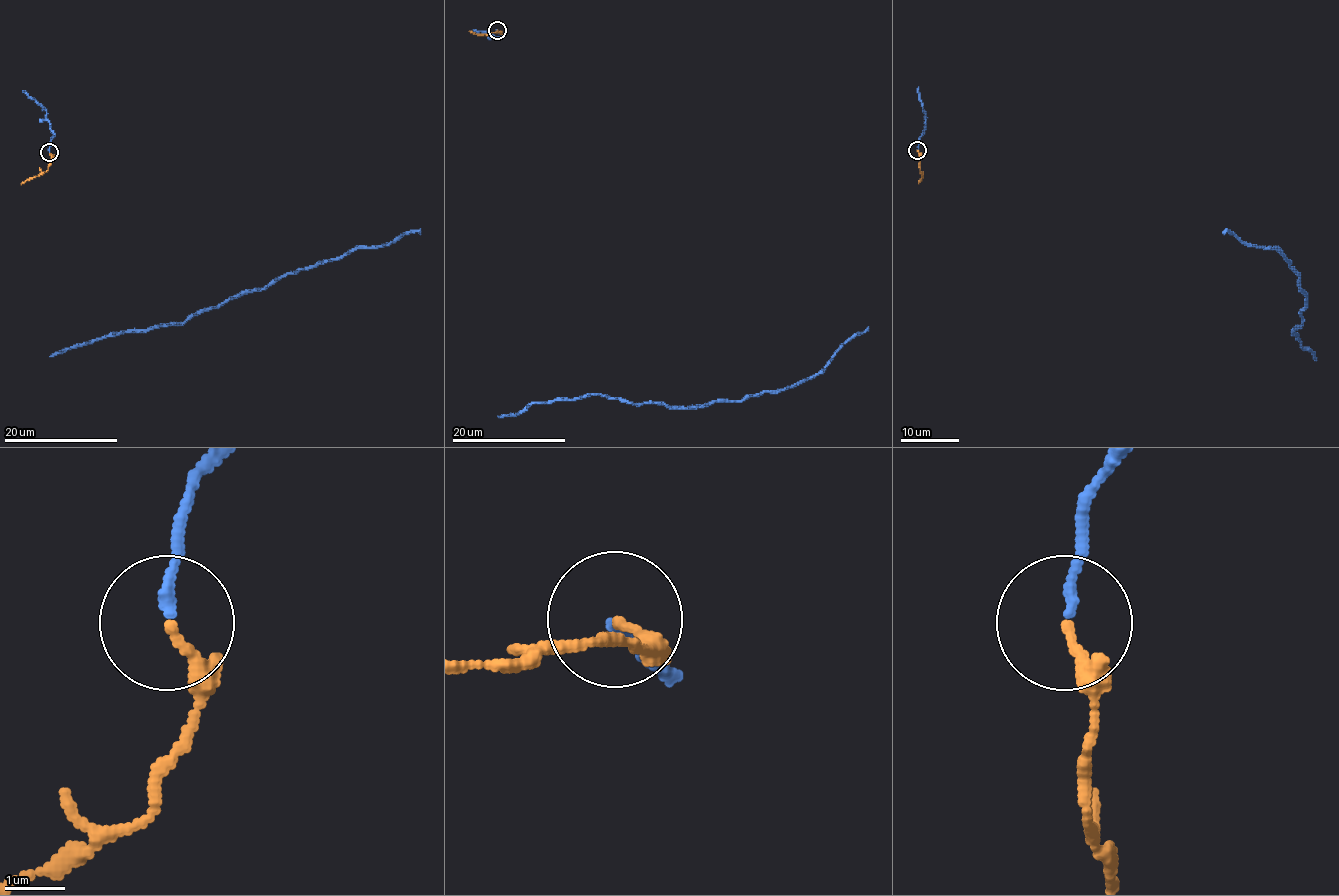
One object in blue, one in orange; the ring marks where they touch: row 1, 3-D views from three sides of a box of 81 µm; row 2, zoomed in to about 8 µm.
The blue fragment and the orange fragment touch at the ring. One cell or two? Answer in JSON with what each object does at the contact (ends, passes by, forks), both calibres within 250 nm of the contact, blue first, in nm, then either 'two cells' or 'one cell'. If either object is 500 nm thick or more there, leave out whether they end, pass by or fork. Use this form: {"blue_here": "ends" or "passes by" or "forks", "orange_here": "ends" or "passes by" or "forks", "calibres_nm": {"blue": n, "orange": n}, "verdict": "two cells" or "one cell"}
{"blue_here": "ends", "orange_here": "ends", "calibres_nm": {"blue": 160, "orange": 160}, "verdict": "two cells"}

